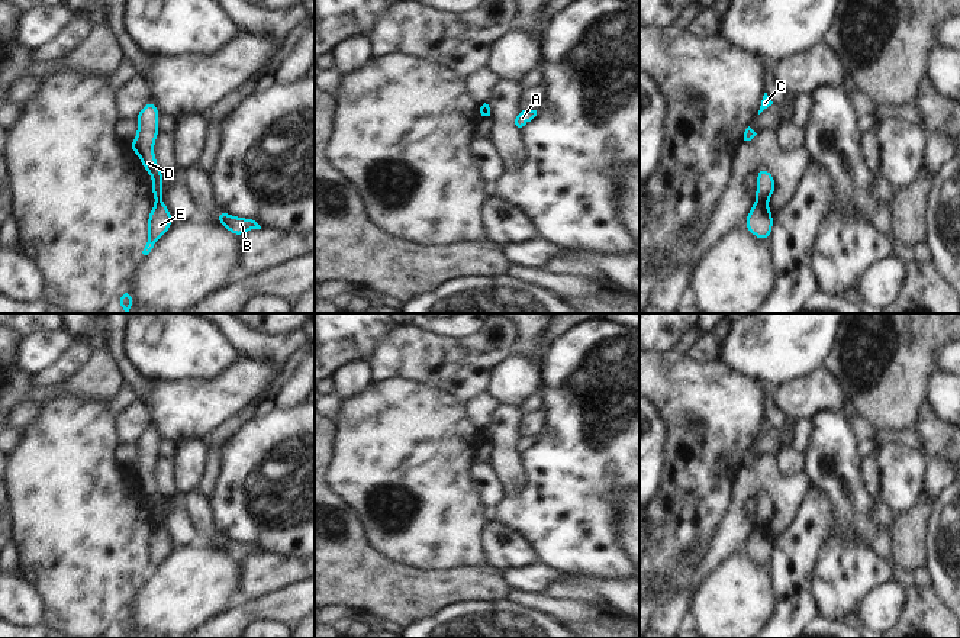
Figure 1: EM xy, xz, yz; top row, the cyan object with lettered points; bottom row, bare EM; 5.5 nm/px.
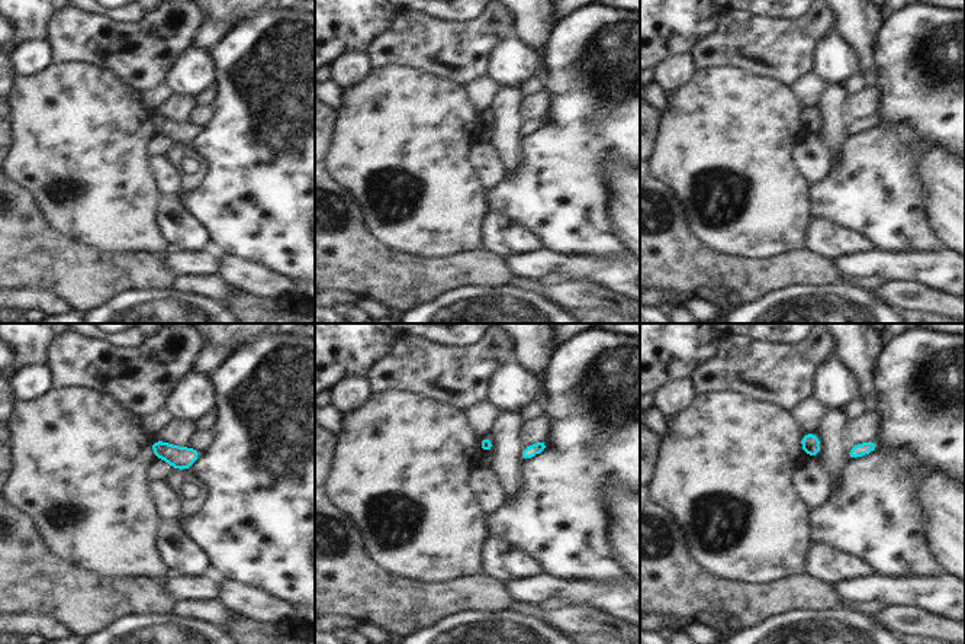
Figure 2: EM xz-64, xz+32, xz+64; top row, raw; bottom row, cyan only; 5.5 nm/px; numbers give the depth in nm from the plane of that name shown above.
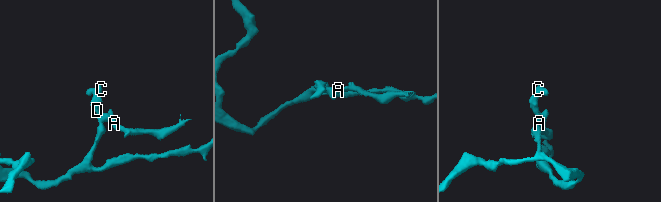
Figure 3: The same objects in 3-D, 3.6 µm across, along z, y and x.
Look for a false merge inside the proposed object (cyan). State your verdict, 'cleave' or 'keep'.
cleave

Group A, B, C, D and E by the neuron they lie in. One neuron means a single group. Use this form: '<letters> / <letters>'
A B C D / E

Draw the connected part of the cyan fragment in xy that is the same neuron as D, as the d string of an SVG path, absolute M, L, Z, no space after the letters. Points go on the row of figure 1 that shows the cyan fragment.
M149 100L136 115L138 135L128 146L129 152L135 151L139 155L142 167L152 177L154 183L149 188L157 203L164 194L162 178L168 175L158 168L154 155L154 142L160 135L158 120L160 110L157 104Z

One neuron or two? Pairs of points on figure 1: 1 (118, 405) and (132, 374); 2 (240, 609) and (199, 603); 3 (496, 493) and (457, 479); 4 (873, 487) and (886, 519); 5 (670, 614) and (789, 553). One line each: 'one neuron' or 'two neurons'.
1: two neurons
2: two neurons
3: two neurons
4: one neuron
5: two neurons

